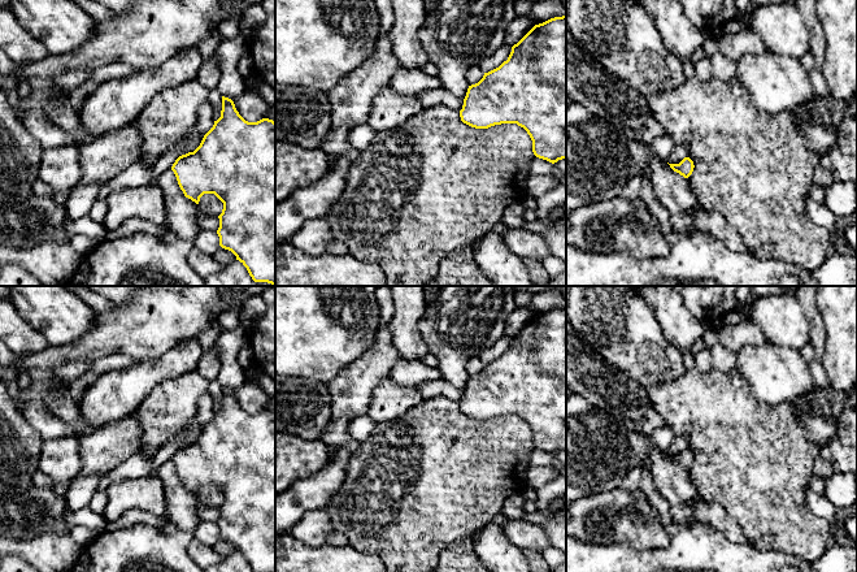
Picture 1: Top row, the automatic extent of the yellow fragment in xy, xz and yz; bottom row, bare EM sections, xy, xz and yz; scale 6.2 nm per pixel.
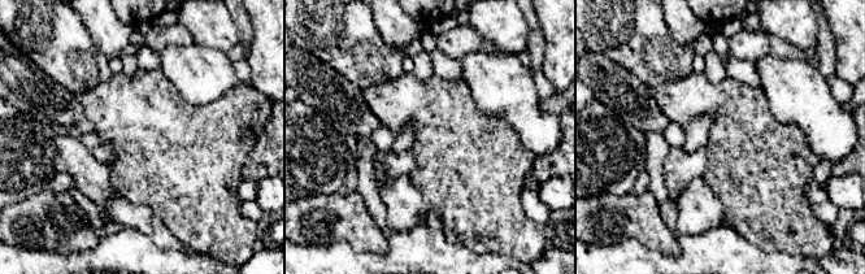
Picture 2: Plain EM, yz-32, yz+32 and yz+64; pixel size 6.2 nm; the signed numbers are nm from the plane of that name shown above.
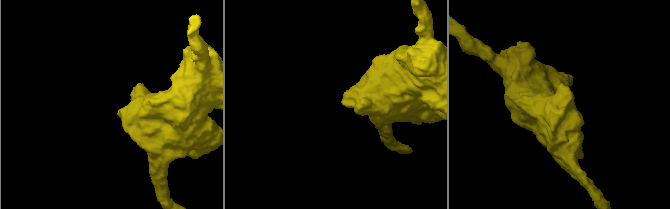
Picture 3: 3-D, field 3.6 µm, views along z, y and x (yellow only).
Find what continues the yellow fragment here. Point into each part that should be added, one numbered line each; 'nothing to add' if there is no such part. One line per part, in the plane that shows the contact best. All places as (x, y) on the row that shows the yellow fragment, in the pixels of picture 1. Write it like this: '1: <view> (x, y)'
nothing to add

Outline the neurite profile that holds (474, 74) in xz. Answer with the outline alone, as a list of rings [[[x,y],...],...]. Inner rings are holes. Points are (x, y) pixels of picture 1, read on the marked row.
[[[480,65],[470,66],[466,72],[466,81],[469,84],[475,84],[483,78],[484,73],[480,69]]]

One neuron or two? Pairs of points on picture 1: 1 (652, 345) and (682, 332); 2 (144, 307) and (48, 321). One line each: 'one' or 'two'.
1: two
2: two

